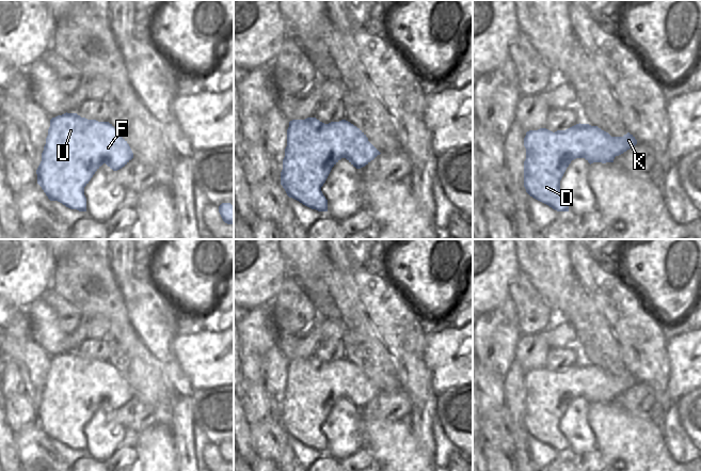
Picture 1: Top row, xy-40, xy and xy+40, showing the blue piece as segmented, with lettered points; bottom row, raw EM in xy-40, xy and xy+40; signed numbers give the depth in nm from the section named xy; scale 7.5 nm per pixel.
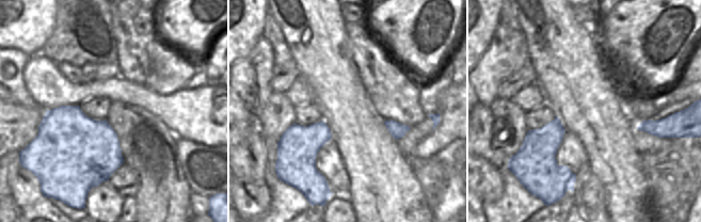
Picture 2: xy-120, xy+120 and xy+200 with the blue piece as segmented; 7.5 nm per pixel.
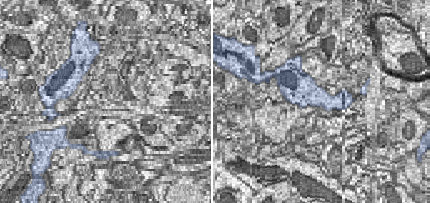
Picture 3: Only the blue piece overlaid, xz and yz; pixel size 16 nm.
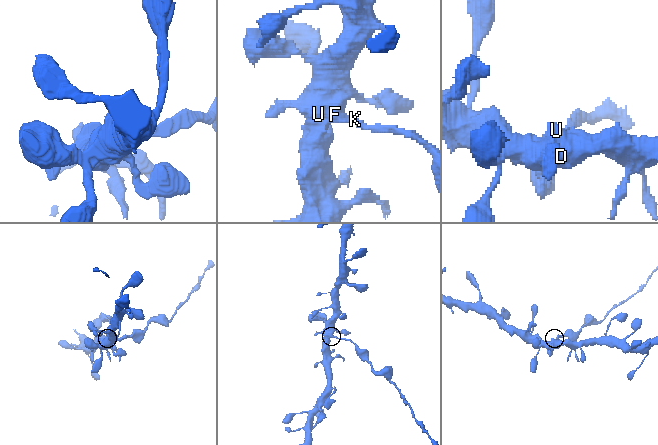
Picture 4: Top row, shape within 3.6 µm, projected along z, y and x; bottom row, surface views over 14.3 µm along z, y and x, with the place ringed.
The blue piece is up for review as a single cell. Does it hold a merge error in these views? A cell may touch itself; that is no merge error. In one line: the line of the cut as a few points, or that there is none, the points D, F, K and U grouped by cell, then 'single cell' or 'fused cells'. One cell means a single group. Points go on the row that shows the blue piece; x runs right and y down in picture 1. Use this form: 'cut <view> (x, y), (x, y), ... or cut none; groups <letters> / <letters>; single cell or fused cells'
cut xy+40 (608, 136), (608, 147), (615, 156); groups D F U / K; fused cells

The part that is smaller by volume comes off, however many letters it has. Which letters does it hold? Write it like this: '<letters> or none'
K.

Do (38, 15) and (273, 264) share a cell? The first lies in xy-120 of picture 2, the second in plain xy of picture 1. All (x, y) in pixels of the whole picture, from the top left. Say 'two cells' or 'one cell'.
one cell

